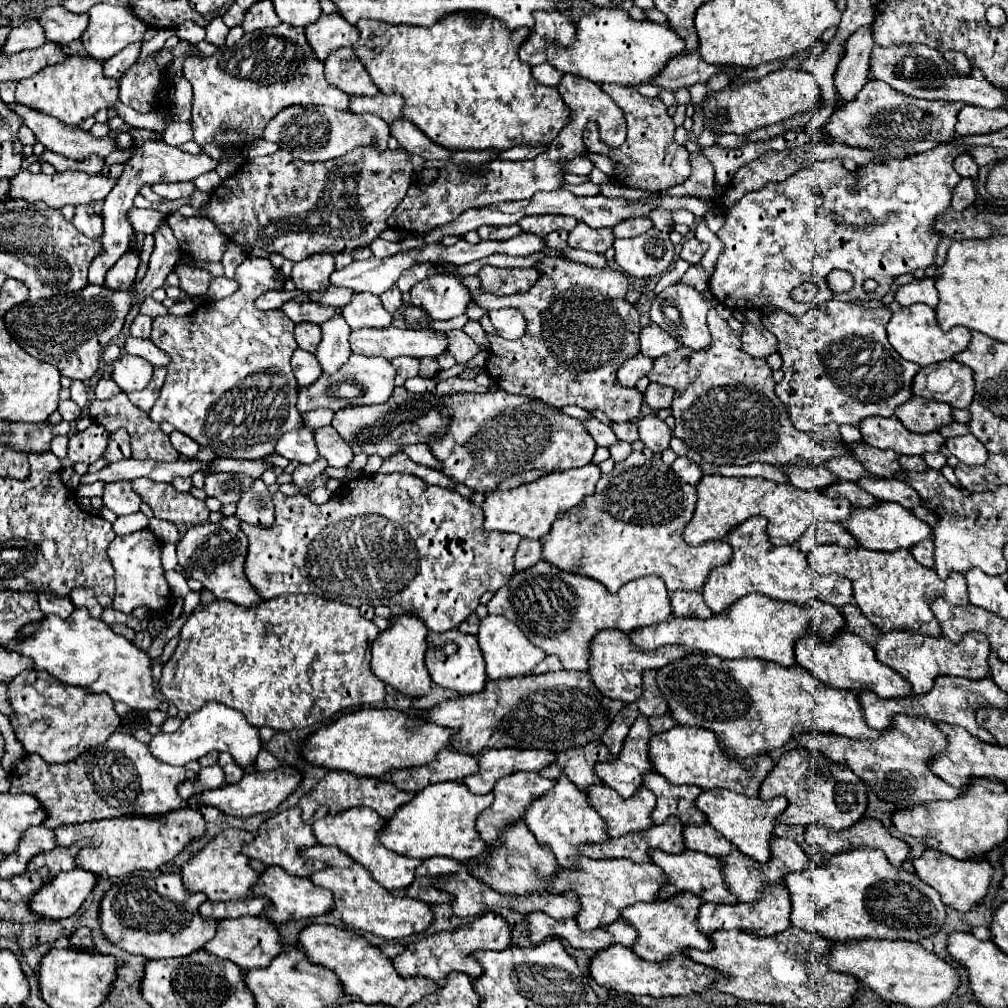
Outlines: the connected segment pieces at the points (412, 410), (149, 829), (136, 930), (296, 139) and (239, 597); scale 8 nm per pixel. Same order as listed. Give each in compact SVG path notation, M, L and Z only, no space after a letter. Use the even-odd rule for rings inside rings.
M397 386L393 396L385 404L377 406L355 406L337 410L333 418L333 428L351 444L355 454L377 454L381 458L391 458L401 452L407 444L429 444L439 436L445 436L451 416L441 412L441 402L447 396L437 396L435 392L411 394L405 386Z
M179 808L159 818L123 816L113 820L95 820L85 824L67 824L55 830L59 846L71 846L81 842L77 866L85 868L101 878L125 876L139 870L157 870L161 864L173 860L191 840L205 834L205 818L199 810Z
M163 874L159 878L131 876L115 884L101 902L101 926L109 942L149 960L179 958L203 950L215 936L219 920L201 918L197 908L207 900L203 892L187 892L181 874Z
M295 106L279 112L265 128L265 140L277 142L279 148L297 156L303 162L323 162L339 158L355 148L371 146L379 152L387 148L389 126L379 116L357 116L353 112L337 112L333 108L313 108L313 106Z
M227 516L217 524L197 524L191 526L187 530L187 534L181 538L181 542L177 544L177 558L179 558L179 566L195 580L199 580L203 584L203 588L211 590L217 600L227 600L233 604L239 604L243 608L255 608L263 602L263 598L253 590L251 582L245 576L245 558L247 558L247 536L241 530L241 520L237 516Z

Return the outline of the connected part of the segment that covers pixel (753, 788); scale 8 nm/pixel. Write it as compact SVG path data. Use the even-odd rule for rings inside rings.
M673 726L667 732L655 734L651 738L649 754L651 754L653 768L673 784L695 784L703 790L725 788L725 790L745 794L749 798L759 796L761 782L767 778L771 768L775 768L775 762L767 754L751 756L751 758L727 756L719 746L717 736L697 726Z

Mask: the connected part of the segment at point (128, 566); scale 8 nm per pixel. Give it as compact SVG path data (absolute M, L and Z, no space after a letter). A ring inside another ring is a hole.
M151 528L131 532L127 536L117 536L109 548L107 554L115 568L115 584L117 592L113 598L115 610L131 612L137 606L147 606L155 612L163 612L171 604L171 590L165 580L165 570L161 566L161 544Z

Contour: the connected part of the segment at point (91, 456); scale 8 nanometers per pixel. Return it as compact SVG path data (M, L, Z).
M93 420L93 424L83 430L83 432L75 432L69 438L69 454L67 458L71 462L85 462L85 464L93 464L95 460L99 460L107 448L107 440L109 440L109 432L105 428L101 428L101 424L97 424Z

